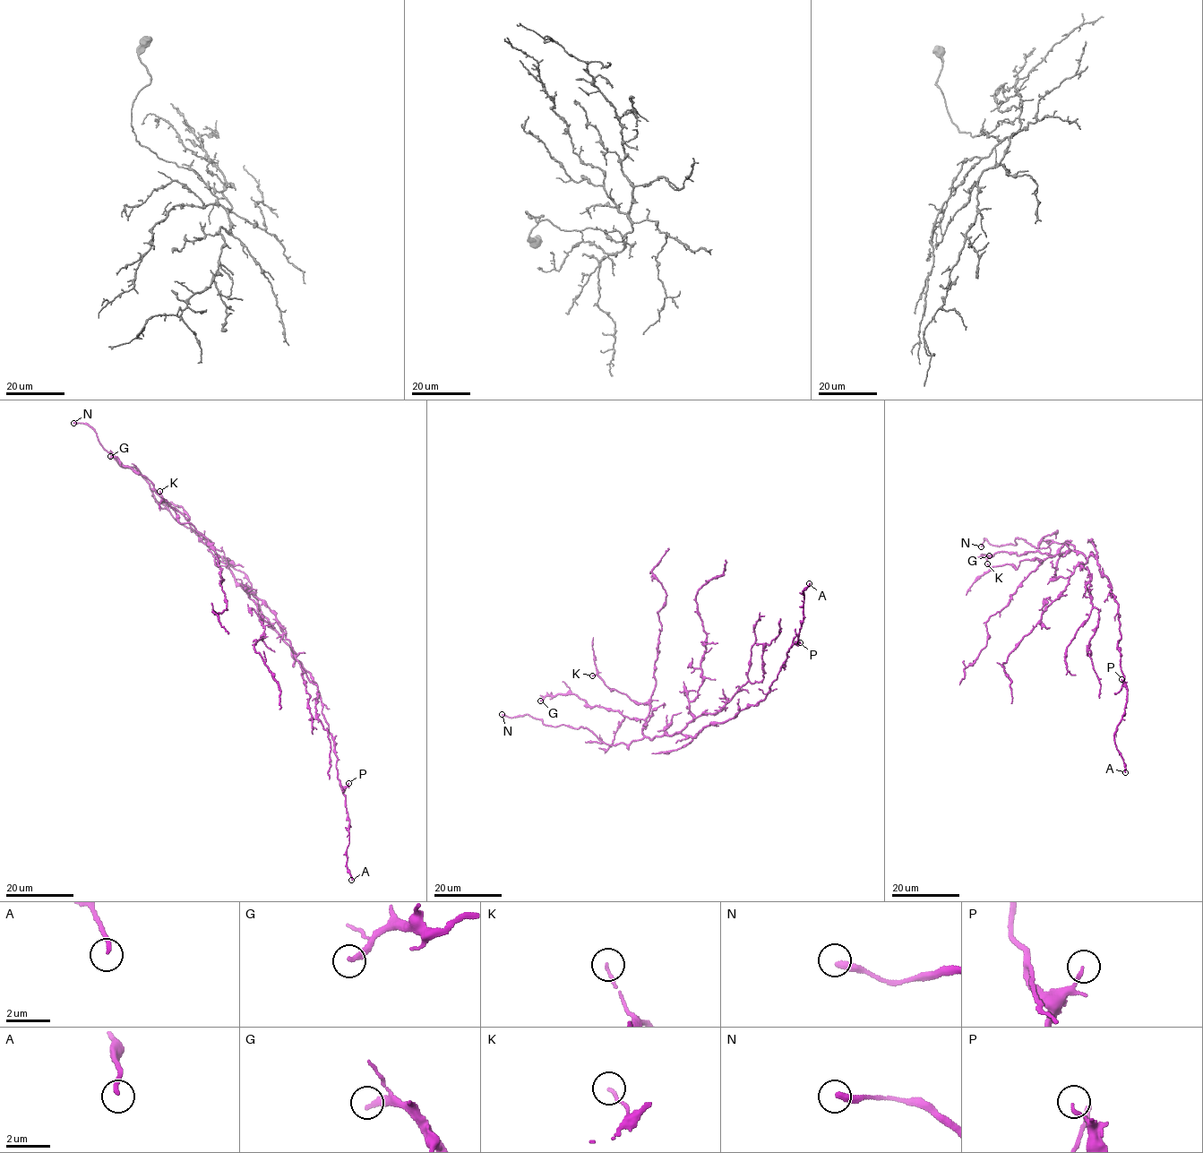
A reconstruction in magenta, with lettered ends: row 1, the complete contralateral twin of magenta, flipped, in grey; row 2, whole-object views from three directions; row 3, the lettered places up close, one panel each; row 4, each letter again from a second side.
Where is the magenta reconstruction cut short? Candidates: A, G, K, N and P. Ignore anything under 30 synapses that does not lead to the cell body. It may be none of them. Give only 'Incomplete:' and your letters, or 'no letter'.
Incomplete: N

